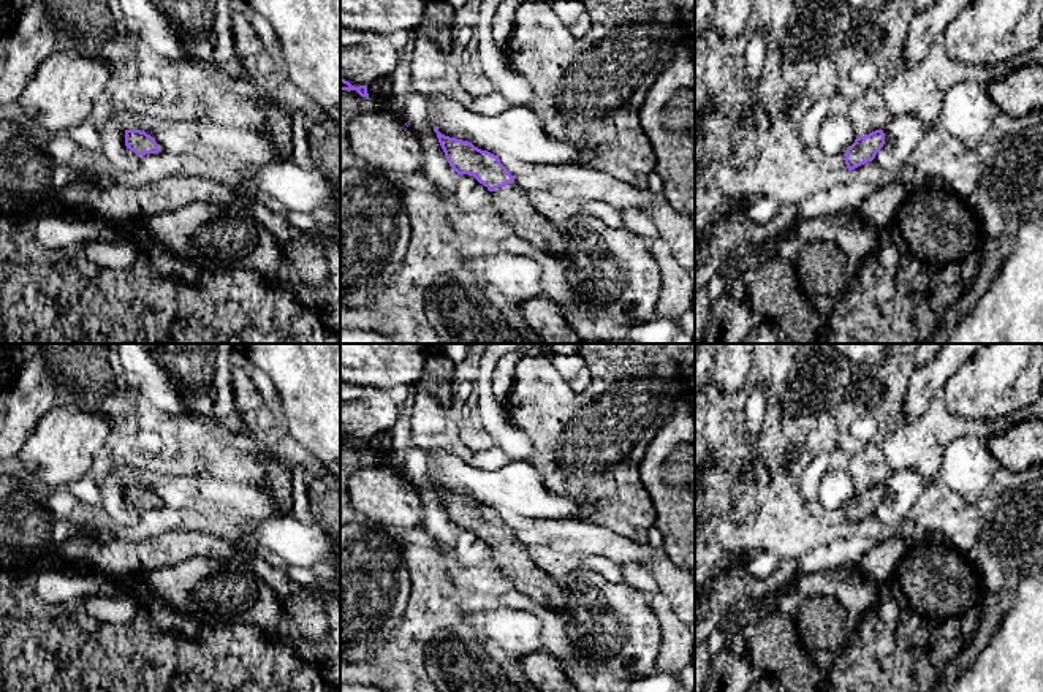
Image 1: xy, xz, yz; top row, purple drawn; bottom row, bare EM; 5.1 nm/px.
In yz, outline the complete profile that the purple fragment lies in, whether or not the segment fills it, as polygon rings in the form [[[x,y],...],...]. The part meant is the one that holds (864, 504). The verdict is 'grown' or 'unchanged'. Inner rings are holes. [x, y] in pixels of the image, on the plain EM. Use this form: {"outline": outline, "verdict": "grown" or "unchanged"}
{"outline": [[[875,485],[866,491],[859,491],[855,497],[845,505],[845,519],[848,526],[872,516],[877,507],[885,499],[885,488],[883,485]]], "verdict": "unchanged"}

